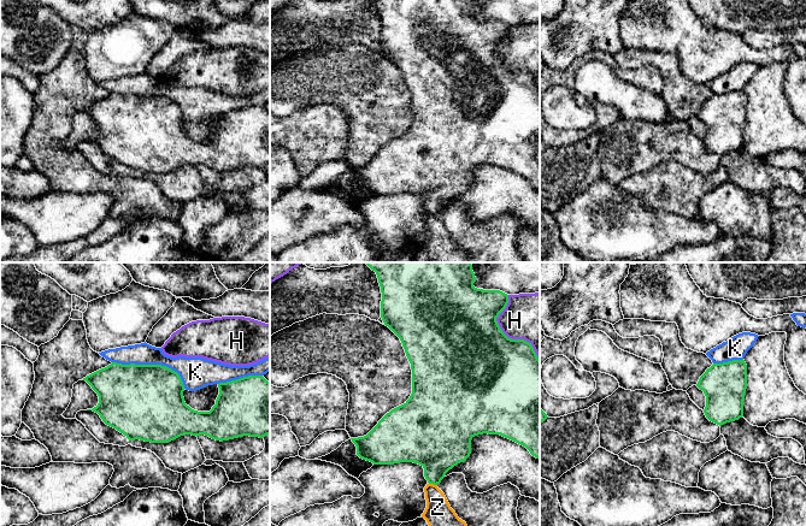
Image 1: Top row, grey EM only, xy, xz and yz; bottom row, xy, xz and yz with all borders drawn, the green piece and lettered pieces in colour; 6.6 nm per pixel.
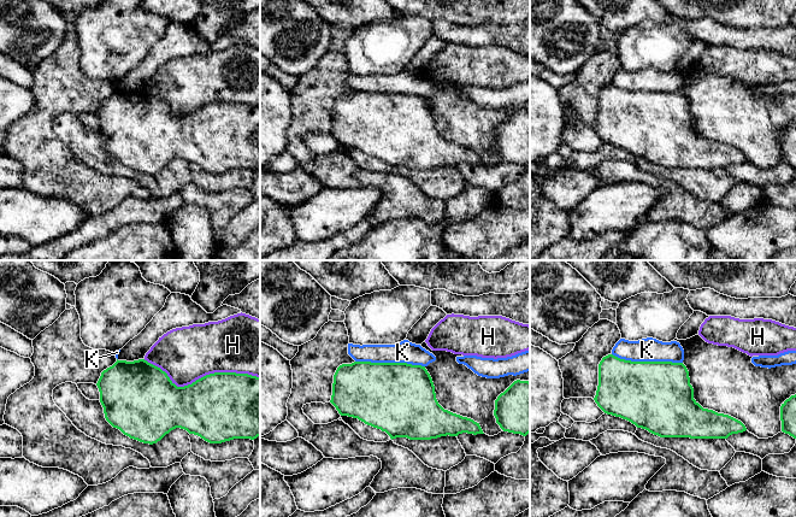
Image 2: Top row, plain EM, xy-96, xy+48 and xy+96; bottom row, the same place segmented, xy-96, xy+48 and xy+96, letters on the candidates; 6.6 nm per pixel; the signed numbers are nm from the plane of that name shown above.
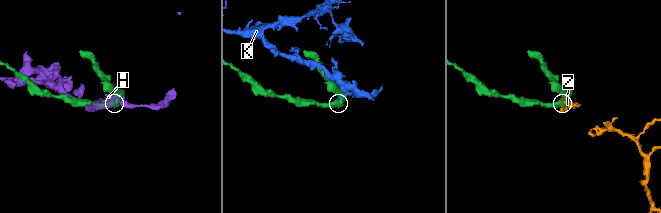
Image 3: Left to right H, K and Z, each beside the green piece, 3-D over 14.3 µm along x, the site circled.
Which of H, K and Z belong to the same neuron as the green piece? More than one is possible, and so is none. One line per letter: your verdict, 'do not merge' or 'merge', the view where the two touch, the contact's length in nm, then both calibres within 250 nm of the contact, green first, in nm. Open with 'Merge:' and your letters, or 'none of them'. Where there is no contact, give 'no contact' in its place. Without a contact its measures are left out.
Merge: none of them
H: do not merge; meets green in xz; contact 480 nm long; 500 nm thick on the green side, 340 nm on the other
K: do not merge; meets green in xy; contact 500 nm long; 500 nm thick on the green side, 160 nm on the other
Z: do not merge; meets green in xz; contact 60 nm long; 340 nm thick on the green side, 180 nm on the other

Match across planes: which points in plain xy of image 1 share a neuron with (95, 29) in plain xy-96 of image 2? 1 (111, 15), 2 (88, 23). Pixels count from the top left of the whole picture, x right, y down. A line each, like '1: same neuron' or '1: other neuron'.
1: other neuron
2: other neuron

